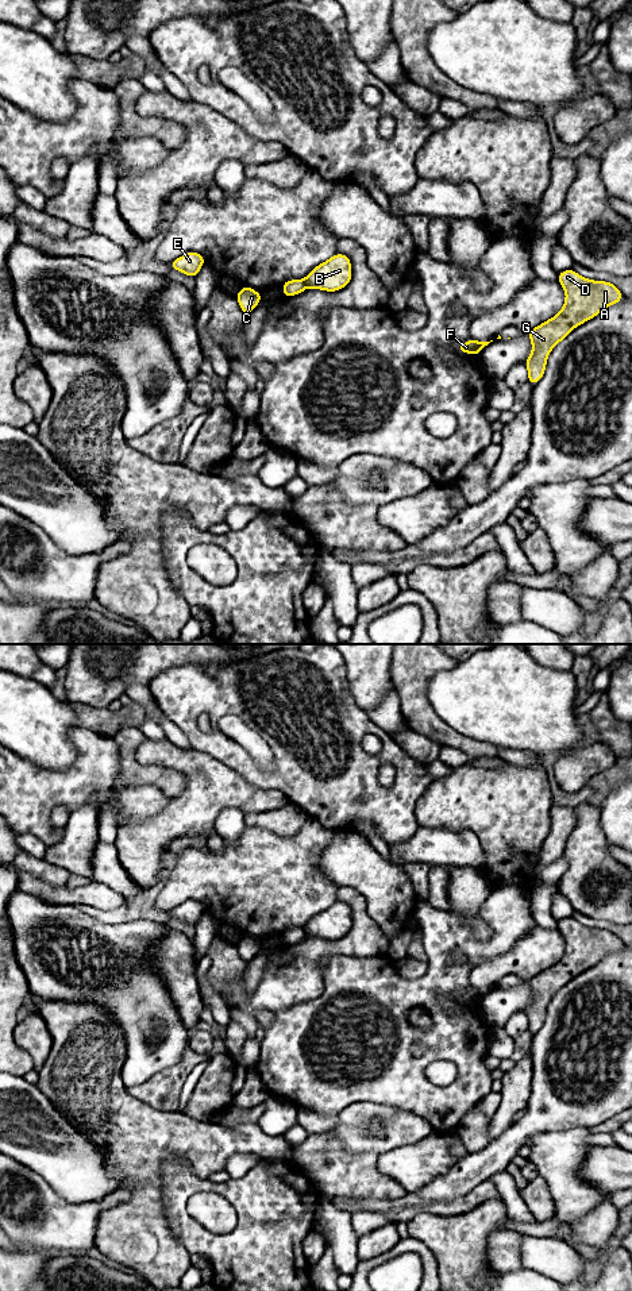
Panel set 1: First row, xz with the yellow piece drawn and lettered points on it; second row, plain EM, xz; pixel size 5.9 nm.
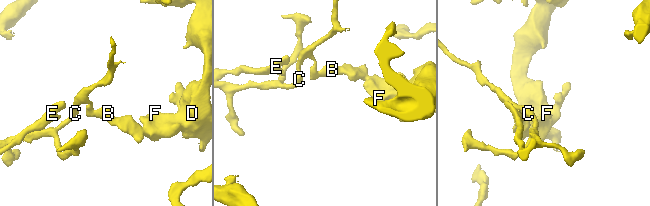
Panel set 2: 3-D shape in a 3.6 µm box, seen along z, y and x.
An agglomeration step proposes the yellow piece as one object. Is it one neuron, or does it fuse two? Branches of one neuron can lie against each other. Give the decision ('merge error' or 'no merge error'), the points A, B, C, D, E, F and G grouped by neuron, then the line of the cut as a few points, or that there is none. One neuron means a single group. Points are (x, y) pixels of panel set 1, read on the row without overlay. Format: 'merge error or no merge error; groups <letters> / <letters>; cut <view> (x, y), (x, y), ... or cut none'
merge error; groups A B D F G / C E; cut xz (303, 928), (307, 935)

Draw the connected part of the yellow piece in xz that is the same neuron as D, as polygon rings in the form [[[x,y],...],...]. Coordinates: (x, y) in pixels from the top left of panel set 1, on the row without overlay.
[[[573,917],[558,921],[566,948],[559,961],[528,979],[532,1001],[525,1009],[528,1030],[536,1033],[544,1024],[547,1006],[574,976],[596,966],[606,955],[623,948],[621,939],[608,929],[583,926]]]

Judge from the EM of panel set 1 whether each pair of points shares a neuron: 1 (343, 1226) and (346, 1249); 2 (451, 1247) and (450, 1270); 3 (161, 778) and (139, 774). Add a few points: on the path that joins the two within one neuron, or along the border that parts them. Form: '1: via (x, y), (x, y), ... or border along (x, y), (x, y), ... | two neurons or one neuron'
1: via (343, 1232), (343, 1244) | one neuron
2: via (451, 1252), (451, 1264) | one neuron
3: via (155, 774), (145, 774) | one neuron

